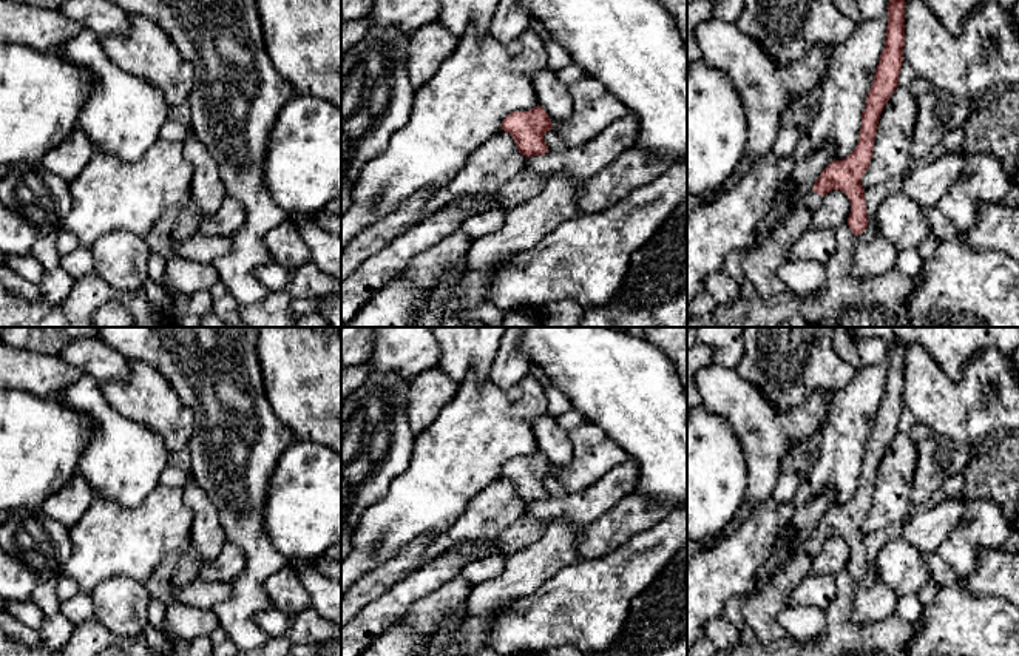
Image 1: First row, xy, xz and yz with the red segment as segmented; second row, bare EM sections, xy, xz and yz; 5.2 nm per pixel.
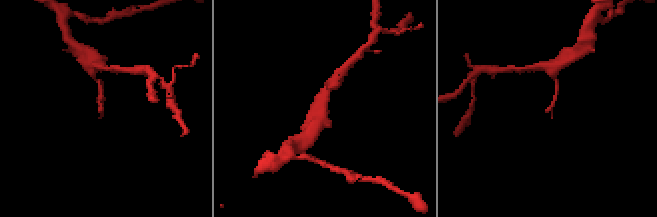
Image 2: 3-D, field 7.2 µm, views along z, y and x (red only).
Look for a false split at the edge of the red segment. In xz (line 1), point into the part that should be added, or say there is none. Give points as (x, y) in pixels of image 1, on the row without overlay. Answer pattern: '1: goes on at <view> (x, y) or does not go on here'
1: does not go on here

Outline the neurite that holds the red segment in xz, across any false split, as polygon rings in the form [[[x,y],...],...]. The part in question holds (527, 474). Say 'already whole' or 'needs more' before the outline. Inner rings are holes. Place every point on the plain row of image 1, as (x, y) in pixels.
already whole; [[[540,451],[528,457],[514,457],[502,468],[502,475],[513,482],[519,499],[525,503],[550,497],[543,482],[551,474],[551,465]]]

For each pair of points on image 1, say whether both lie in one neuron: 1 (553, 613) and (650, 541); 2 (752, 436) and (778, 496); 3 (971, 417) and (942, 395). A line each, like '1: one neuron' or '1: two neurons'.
1: one neuron
2: two neurons
3: one neuron

